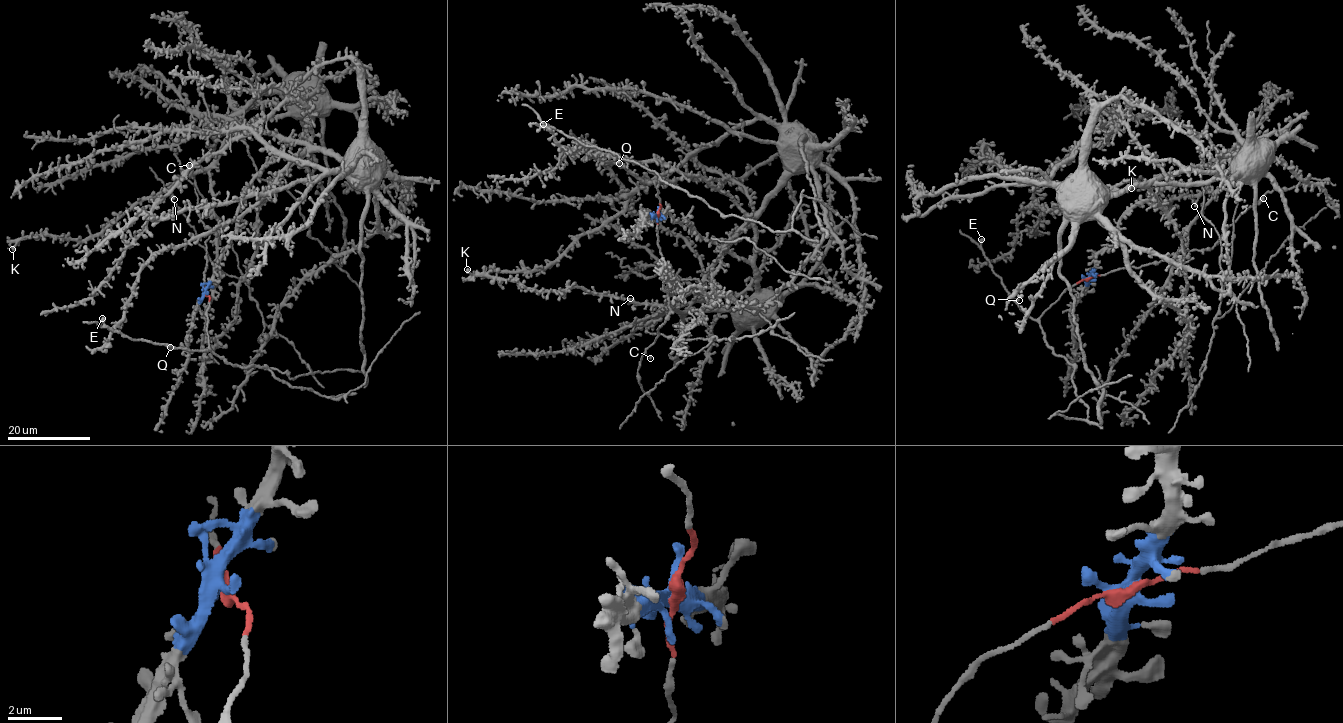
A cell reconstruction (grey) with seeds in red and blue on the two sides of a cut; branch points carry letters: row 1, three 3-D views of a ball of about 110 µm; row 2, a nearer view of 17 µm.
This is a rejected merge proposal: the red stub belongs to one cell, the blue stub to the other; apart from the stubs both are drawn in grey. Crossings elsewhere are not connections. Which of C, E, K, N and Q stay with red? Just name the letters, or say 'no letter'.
C, E, Q

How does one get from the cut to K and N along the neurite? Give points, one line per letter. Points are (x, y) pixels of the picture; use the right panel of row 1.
K: (1087, 277), (1133, 208), (1241, 171), (1163, 210), (1142, 182), (1131, 187)
N: (1087, 277), (1095, 255), (1113, 245), (1118, 221), (1133, 208), (1172, 186), (1241, 171), (1239, 164), (1194, 206)

